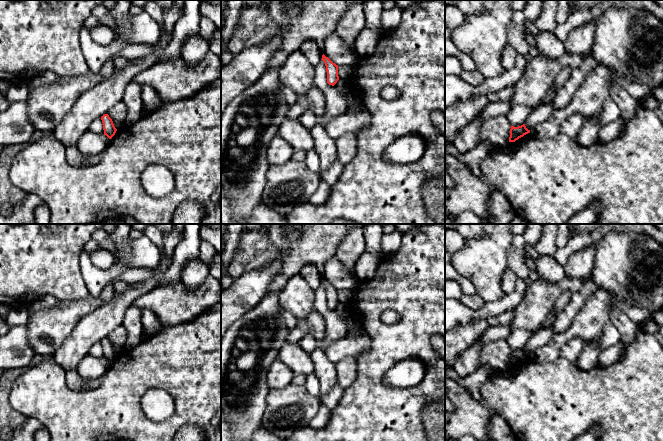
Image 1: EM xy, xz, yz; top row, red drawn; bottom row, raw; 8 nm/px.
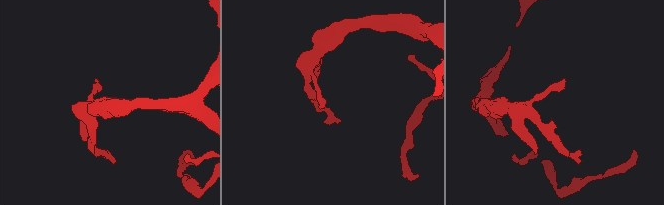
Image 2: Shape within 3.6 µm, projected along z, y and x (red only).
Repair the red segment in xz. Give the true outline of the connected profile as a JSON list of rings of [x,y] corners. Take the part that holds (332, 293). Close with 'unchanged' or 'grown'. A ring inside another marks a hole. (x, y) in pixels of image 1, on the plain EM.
[[[324,278],[322,279],[322,283],[326,290],[327,295],[327,307],[329,309],[334,310],[337,305],[339,304],[338,300],[338,289],[333,287],[328,281],[326,281]]]; unchanged

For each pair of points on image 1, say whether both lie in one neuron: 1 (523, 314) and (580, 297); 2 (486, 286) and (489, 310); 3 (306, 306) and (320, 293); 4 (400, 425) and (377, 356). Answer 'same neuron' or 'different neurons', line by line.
1: different neurons
2: different neurons
3: different neurons
4: same neuron

